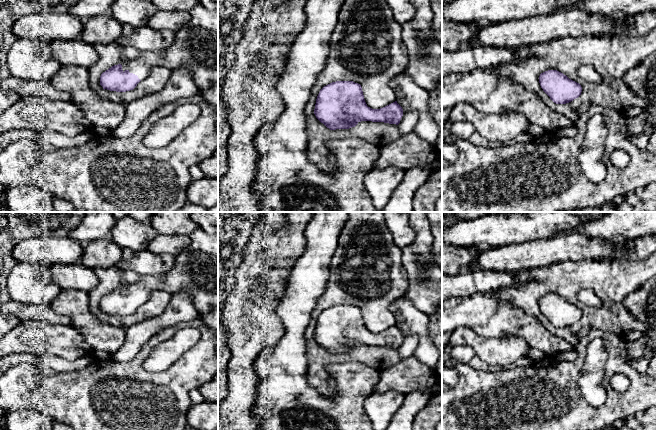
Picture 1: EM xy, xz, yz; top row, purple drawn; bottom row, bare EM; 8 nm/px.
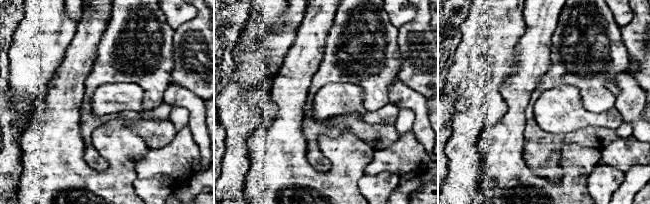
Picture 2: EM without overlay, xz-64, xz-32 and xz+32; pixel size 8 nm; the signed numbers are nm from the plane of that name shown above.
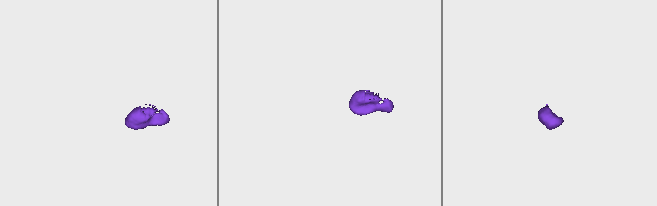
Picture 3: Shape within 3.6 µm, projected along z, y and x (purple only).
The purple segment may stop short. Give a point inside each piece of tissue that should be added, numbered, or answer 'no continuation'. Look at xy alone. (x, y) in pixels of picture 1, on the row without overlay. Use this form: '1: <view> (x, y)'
1: xy (195, 271)

